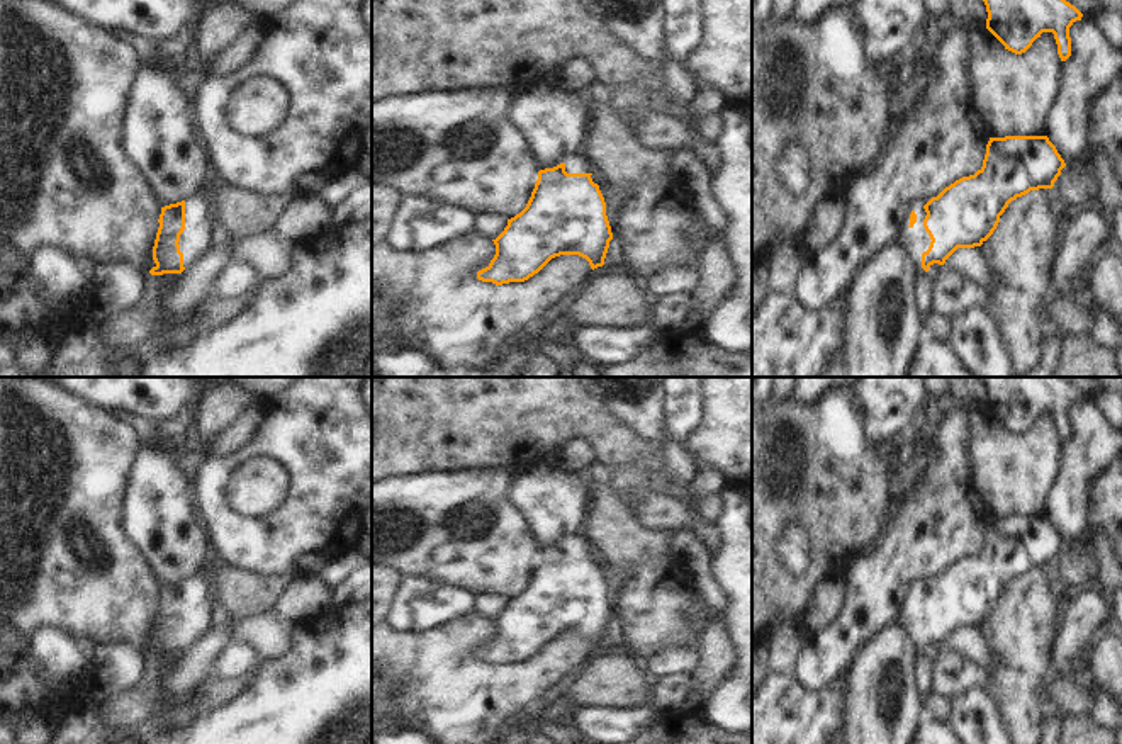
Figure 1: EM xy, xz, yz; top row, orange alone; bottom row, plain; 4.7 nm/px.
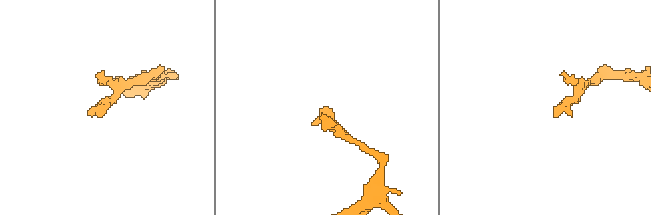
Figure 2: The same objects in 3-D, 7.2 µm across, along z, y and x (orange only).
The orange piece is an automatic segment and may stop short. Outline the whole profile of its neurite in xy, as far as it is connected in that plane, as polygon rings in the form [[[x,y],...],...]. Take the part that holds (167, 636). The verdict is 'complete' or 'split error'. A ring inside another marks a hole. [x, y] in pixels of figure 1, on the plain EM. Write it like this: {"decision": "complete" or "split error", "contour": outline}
{"decision": "split error", "contour": [[[197,576],[161,588],[151,656],[182,654],[216,625],[219,612],[209,596],[210,588],[210,583]]]}

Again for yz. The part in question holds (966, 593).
{"decision": "split error", "contour": [[[1047,516],[990,518],[983,547],[945,567],[937,578],[920,579],[893,623],[901,625],[917,649],[944,645],[957,628],[981,627],[996,610],[1008,584],[1030,571],[1052,569],[1066,547]]]}

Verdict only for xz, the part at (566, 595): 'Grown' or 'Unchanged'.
Grown.

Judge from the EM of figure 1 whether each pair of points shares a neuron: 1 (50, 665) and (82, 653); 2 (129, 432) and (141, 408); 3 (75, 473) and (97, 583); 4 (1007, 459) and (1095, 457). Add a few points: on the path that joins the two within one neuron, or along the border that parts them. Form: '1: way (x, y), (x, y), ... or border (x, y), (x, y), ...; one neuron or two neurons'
1: way (58, 658), (73, 656); one neuron
2: border (97, 406), (134, 420), (143, 428); two neurons
3: way (75, 500), (75, 549), (80, 556); one neuron
4: border (1063, 442), (1061, 471), (1048, 495); two neurons

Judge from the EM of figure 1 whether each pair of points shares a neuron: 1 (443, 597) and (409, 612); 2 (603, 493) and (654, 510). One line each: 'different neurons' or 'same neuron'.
1: same neuron
2: different neurons

